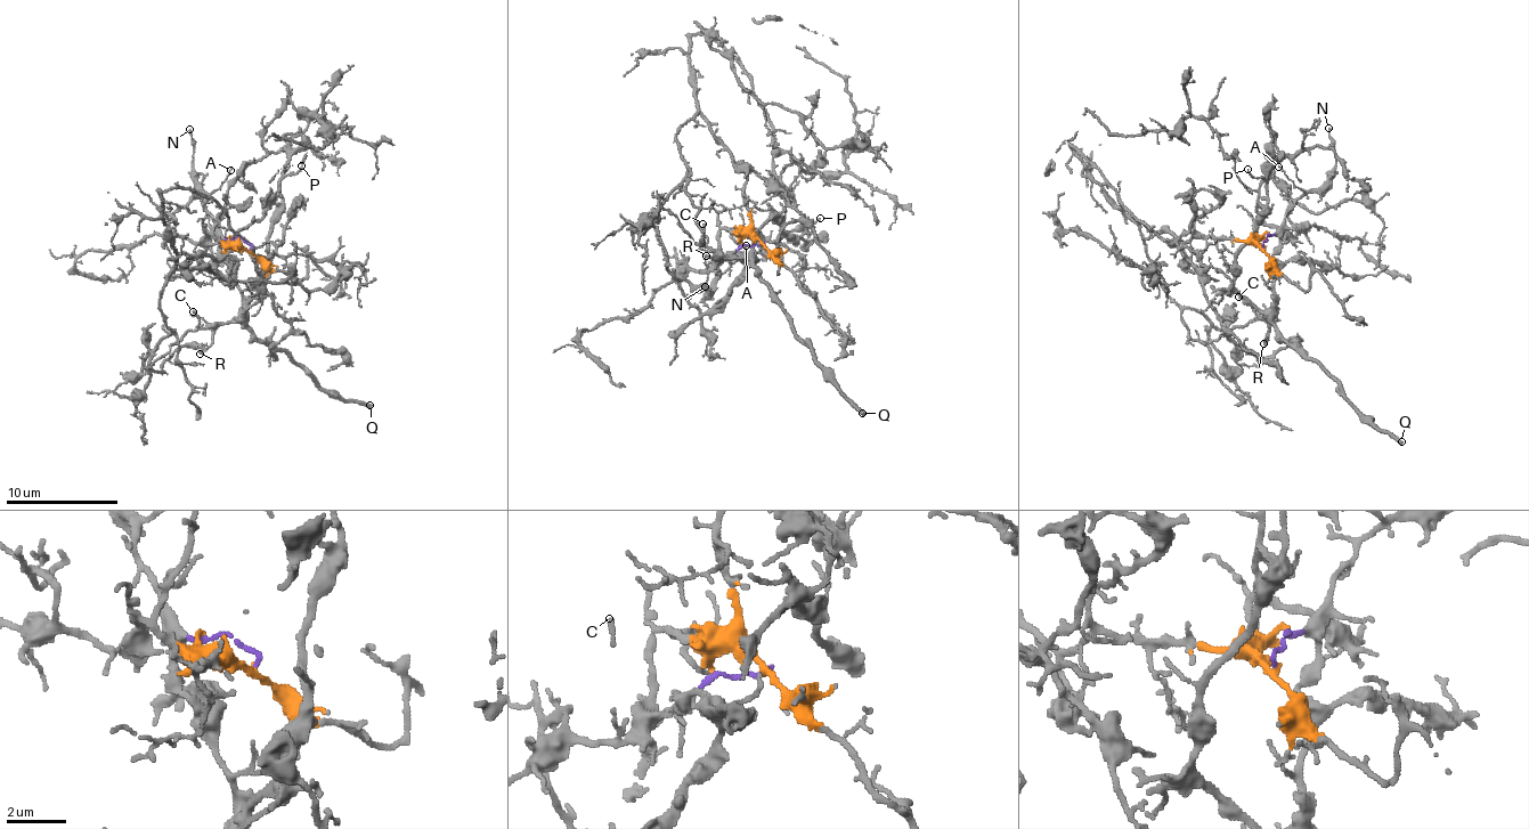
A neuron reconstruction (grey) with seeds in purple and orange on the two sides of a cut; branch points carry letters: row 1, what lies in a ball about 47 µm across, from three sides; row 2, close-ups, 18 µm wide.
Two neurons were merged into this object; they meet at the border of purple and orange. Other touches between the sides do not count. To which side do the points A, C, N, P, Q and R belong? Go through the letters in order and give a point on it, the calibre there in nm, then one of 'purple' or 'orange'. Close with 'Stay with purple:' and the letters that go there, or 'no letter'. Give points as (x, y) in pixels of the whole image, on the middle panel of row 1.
A: at (746, 245); 110 nm thick; purple
C: at (702, 224); 140 nm thick; purple
N: at (705, 286); 120 nm thick; purple
P: at (820, 218); 120 nm thick; purple
Q: at (862, 413); 280 nm thick; purple
R: at (706, 255); 170 nm thick; purple
Stay with purple: A, C, N, P, Q, R

